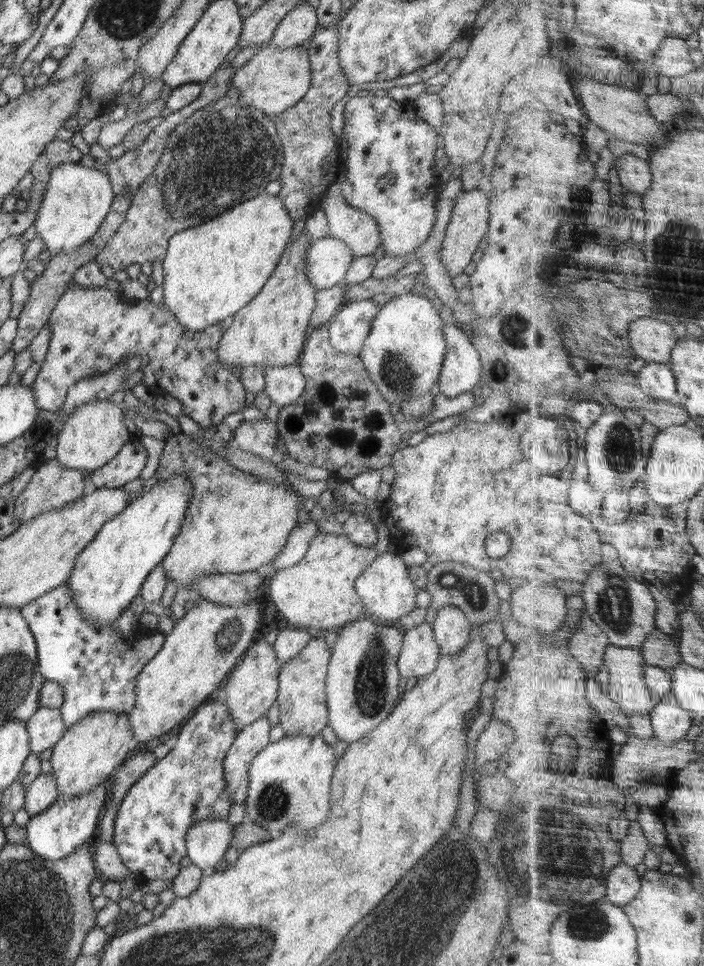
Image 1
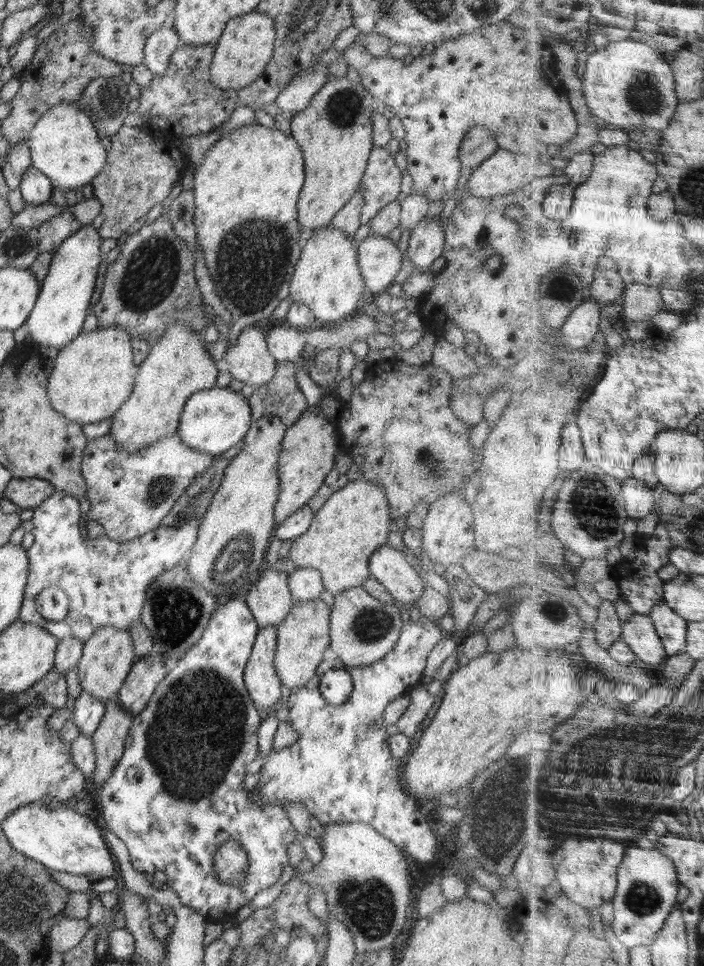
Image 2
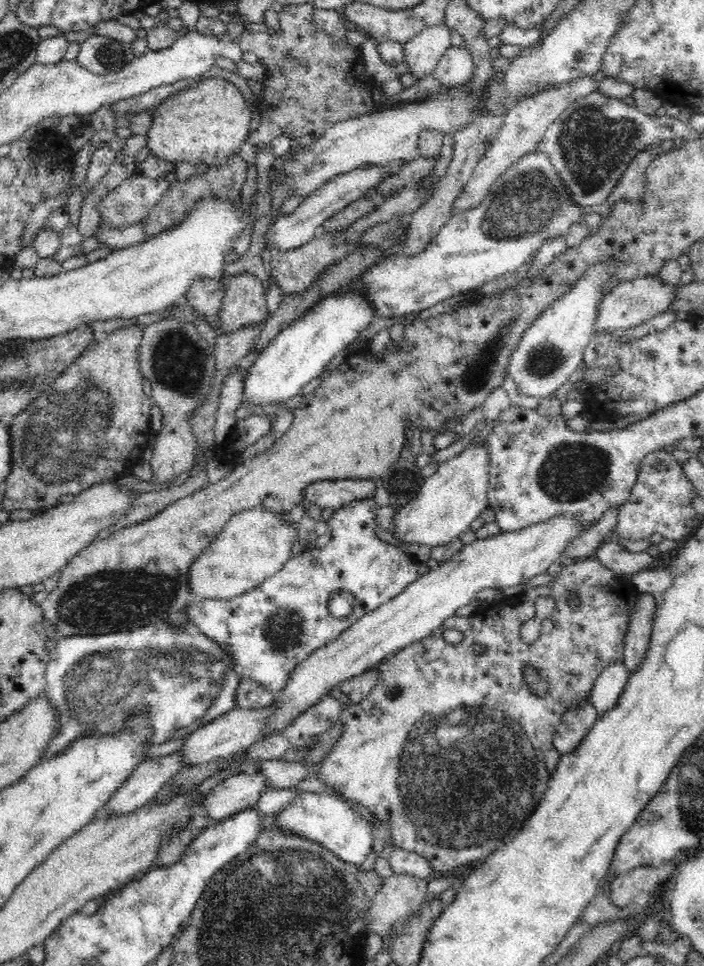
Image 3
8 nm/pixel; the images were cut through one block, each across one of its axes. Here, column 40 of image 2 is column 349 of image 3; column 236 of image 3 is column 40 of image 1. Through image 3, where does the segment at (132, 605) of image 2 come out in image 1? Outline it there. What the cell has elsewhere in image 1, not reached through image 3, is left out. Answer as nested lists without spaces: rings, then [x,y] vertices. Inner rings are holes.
[[[66,583],[35,598],[32,602],[27,602],[21,608],[22,617],[26,620],[37,644],[38,672],[45,677],[46,681],[53,680],[62,685],[63,703],[59,710],[66,728],[86,717],[87,714],[100,711],[116,714],[130,712],[135,703],[137,676],[163,645],[162,635],[146,632],[142,636],[135,629],[132,633],[122,636],[113,624],[108,624],[97,631],[90,622],[82,618],[78,610],[77,602],[73,599],[70,587]]]

